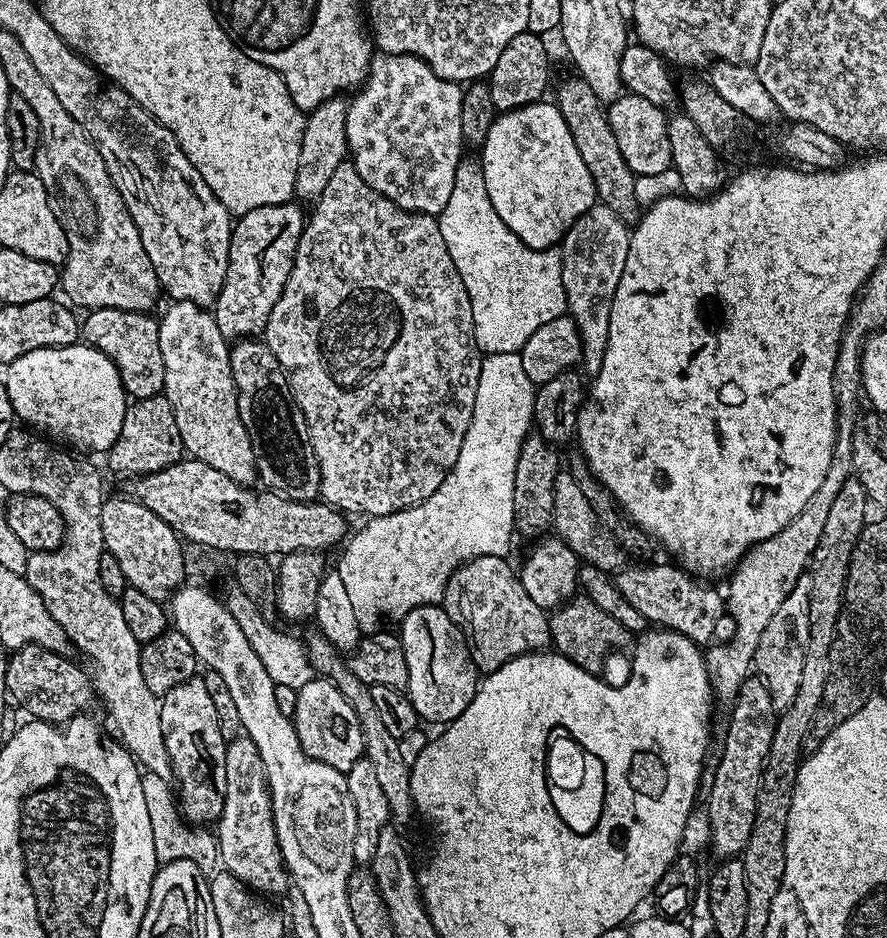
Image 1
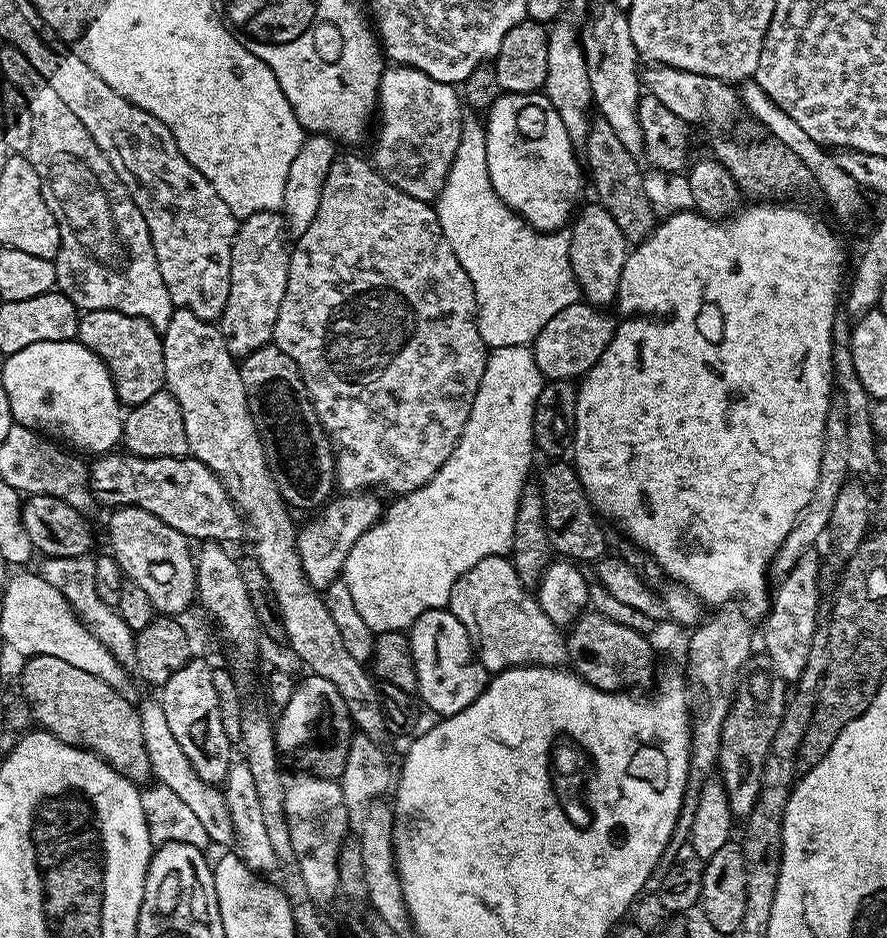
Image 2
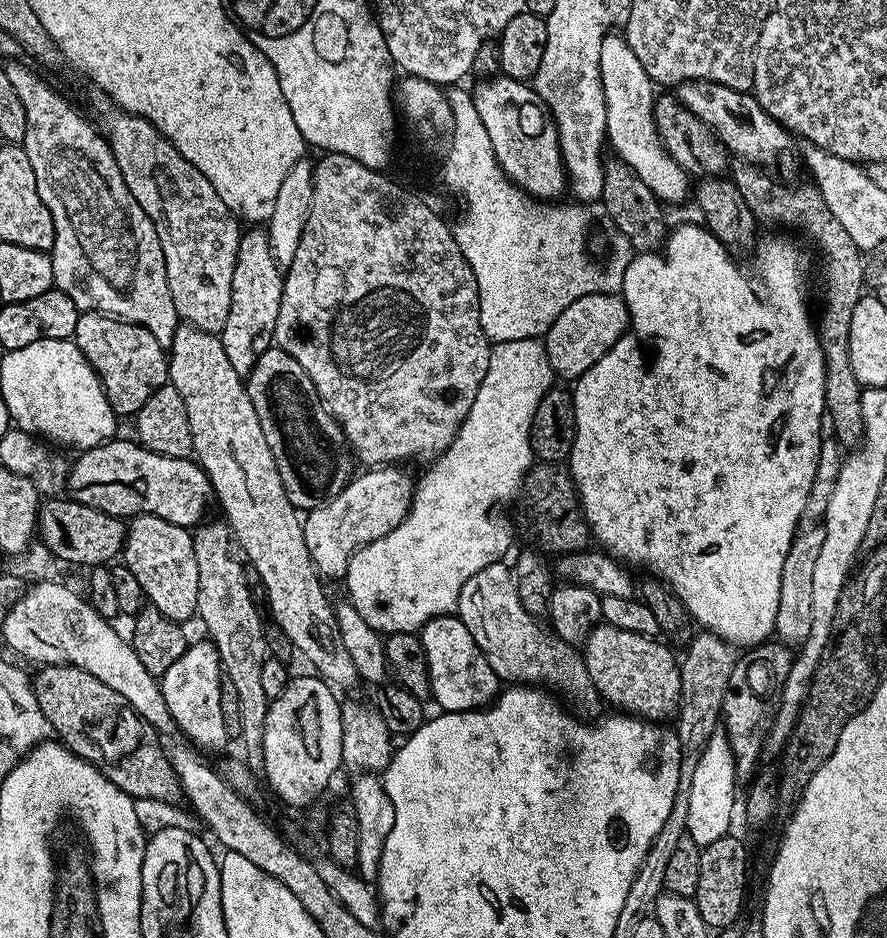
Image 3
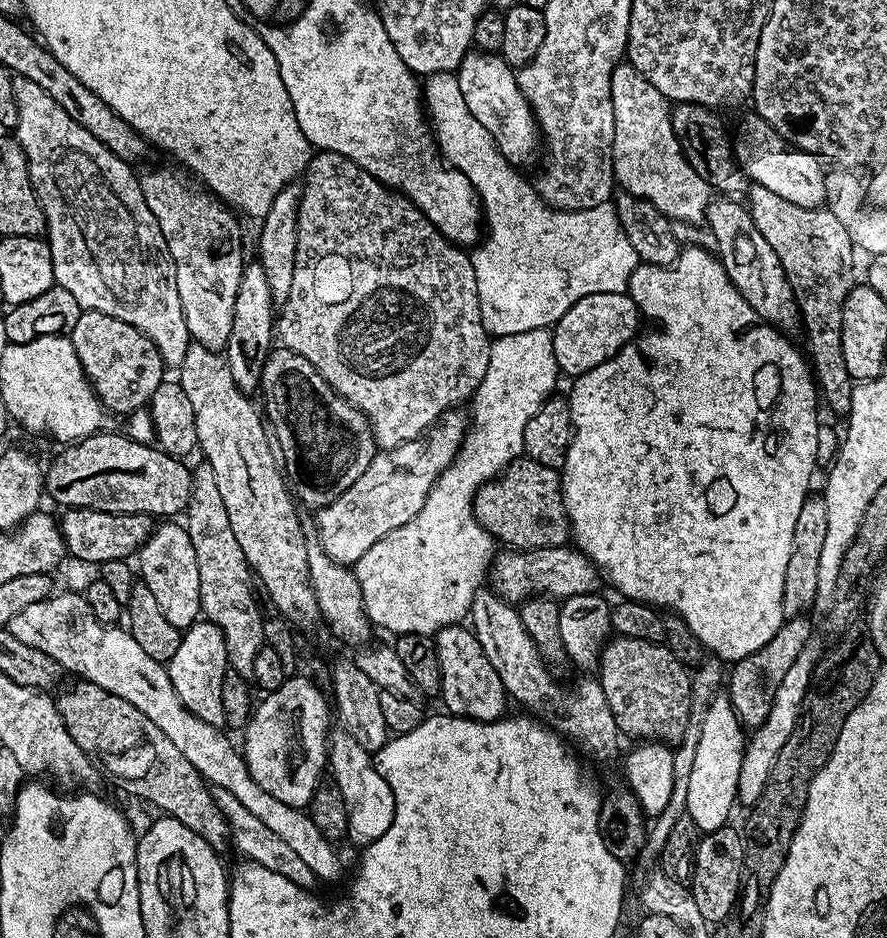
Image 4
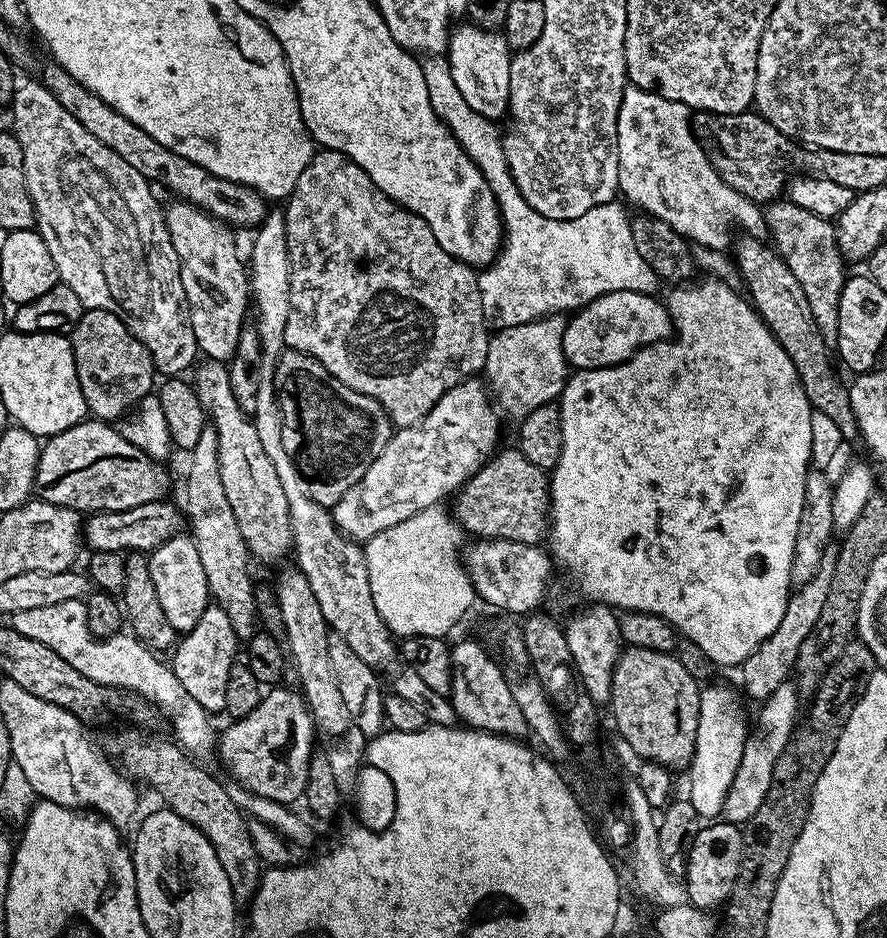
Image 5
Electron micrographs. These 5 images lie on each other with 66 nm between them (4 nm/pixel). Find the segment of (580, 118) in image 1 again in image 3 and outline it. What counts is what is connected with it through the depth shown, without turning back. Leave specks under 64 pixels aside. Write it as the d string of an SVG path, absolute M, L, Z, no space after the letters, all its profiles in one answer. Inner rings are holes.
M608 158L604 162L604 181L599 203L604 204L604 212L612 219L619 235L628 241L629 249L637 253L655 252L666 239L664 212L661 201L628 166L619 158Z

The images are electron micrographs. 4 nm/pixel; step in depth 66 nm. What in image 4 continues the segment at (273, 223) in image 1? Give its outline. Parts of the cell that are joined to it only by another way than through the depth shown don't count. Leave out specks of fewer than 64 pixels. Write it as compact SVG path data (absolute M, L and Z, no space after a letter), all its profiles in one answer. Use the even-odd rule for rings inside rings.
M248 262L245 263L244 273L238 282L238 298L234 298L234 324L230 326L228 345L222 350L238 390L252 394L259 389L262 370L273 347L274 305L270 294L270 282L266 282L266 270L262 270L258 262Z

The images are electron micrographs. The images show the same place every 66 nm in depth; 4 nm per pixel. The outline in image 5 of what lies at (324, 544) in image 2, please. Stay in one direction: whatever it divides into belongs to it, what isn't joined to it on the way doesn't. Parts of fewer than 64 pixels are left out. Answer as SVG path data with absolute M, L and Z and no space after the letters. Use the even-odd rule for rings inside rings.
M469 378L442 394L442 398L434 402L432 409L418 423L393 431L382 454L370 462L370 470L366 470L366 474L362 474L362 478L358 478L358 482L354 482L354 486L350 486L350 490L346 490L346 494L342 494L340 501L330 509L337 528L350 540L367 542L374 538L374 534L382 534L382 530L398 526L398 522L406 522L406 518L422 510L437 507L443 496L455 493L493 455L494 449L501 443L499 415L501 413L483 379Z

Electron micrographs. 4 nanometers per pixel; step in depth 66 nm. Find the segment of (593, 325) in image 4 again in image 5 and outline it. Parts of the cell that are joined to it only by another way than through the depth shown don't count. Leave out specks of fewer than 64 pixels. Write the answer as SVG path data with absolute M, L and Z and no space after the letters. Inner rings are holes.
M618 290L610 294L602 294L594 298L583 308L579 309L564 325L562 334L562 350L573 369L581 368L609 368L615 364L626 362L636 355L639 348L646 344L658 344L673 335L674 325L672 315L663 303L656 301L655 295L634 290Z

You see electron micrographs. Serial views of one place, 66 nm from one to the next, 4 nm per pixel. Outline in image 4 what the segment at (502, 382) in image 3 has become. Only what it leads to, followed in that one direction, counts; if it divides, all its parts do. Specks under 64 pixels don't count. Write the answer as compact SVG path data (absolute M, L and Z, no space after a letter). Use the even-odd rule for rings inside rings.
M539 328L538 330L525 330L523 334L506 334L505 336L495 337L491 341L488 349L490 354L490 366L486 366L486 378L482 378L480 385L476 387L476 395L471 397L472 416L470 412L470 427L464 433L464 441L460 444L460 453L452 459L452 465L432 484L422 510L418 510L418 514L414 518L410 518L410 522L406 522L406 526L398 526L398 530L390 530L390 534L386 534L386 538L382 538L378 542L374 542L374 546L370 546L370 550L366 550L366 554L362 554L362 558L354 565L354 571L358 578L358 586L362 590L362 602L369 620L377 629L385 628L391 634L422 634L423 636L432 636L440 632L446 626L451 624L459 624L469 619L472 611L472 599L477 592L481 591L483 582L486 580L486 573L491 567L494 559L494 553L497 551L497 541L493 540L492 535L486 531L480 523L472 516L472 500L476 497L476 492L480 486L487 480L495 480L497 476L503 472L507 464L511 464L513 460L519 460L524 456L524 435L526 434L526 422L530 422L530 418L534 414L538 414L538 410L544 405L544 401L557 391L556 379L561 379L562 373L560 367L556 365L554 358L554 346L552 345L552 333L547 328Z

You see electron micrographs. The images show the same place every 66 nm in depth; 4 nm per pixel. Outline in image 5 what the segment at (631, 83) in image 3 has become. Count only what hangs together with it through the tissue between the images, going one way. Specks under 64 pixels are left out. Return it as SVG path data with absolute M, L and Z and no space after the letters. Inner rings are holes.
M631 86L625 87L624 97L620 103L618 110L618 182L620 183L619 195L623 197L629 205L637 204L641 213L658 218L662 222L666 222L685 240L691 242L693 245L706 248L706 250L713 249L727 249L733 243L733 233L728 233L728 224L737 224L740 230L758 230L754 228L763 229L765 227L764 217L762 215L761 205L754 200L748 200L741 192L734 190L730 186L726 186L726 182L722 182L722 178L718 174L718 170L712 165L711 155L706 149L700 145L700 141L696 138L696 133L692 131L692 116L690 110L682 102L674 102L662 98L656 92L650 90L642 90L641 88L633 88Z

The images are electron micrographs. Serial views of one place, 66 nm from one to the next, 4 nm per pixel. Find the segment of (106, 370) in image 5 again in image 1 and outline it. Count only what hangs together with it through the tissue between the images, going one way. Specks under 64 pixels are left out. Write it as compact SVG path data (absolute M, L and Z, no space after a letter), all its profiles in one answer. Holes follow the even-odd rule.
M94 308L82 320L82 340L98 349L118 370L124 391L132 400L159 396L164 391L162 346L158 346L157 317L146 312L131 312L117 308Z

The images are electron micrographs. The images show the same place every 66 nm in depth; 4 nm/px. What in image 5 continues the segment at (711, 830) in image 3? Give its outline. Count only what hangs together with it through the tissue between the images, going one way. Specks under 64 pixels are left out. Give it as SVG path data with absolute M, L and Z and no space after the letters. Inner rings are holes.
M712 680L701 687L694 754L686 772L690 786L688 799L701 819L712 820L721 815L727 790L740 766L750 729L743 703L741 693L724 682Z

